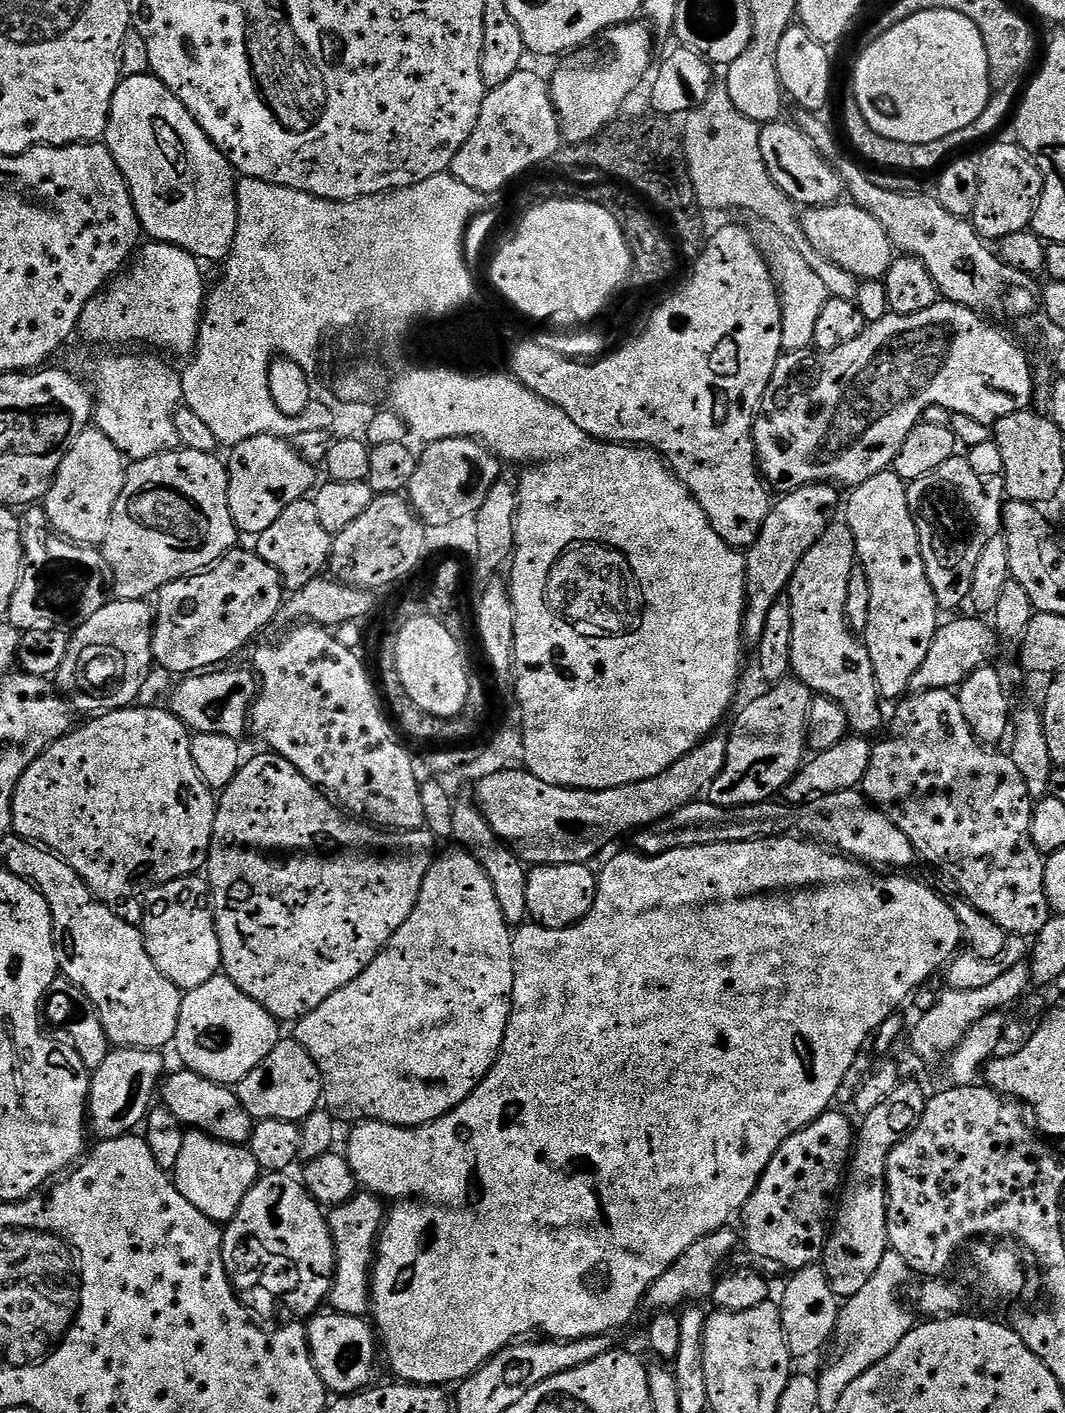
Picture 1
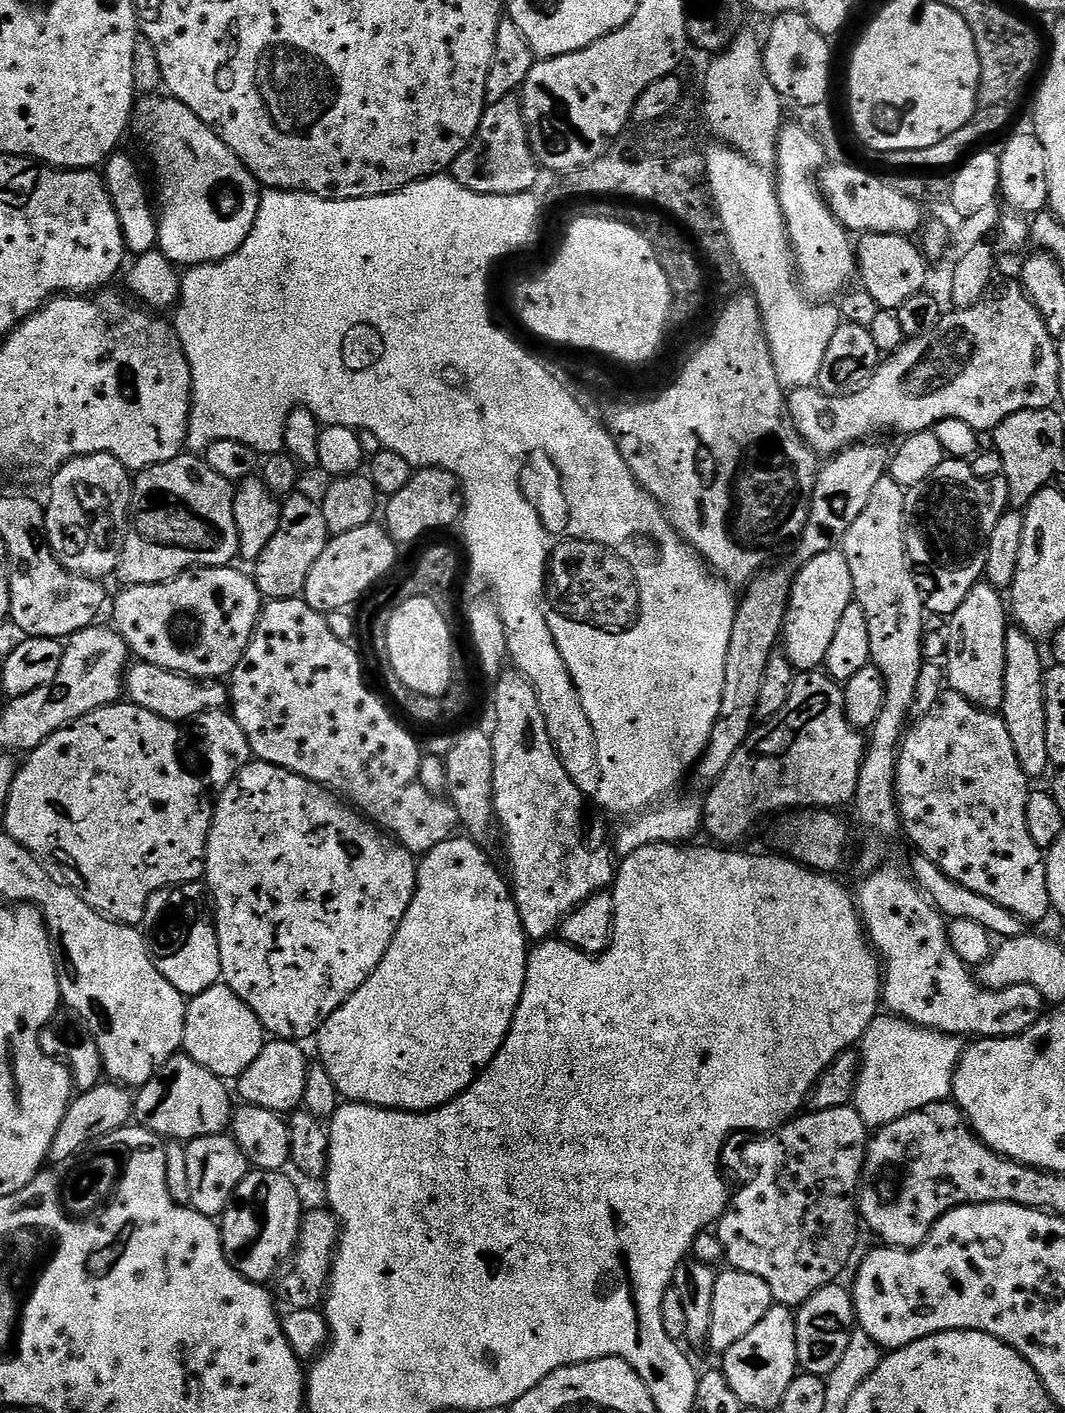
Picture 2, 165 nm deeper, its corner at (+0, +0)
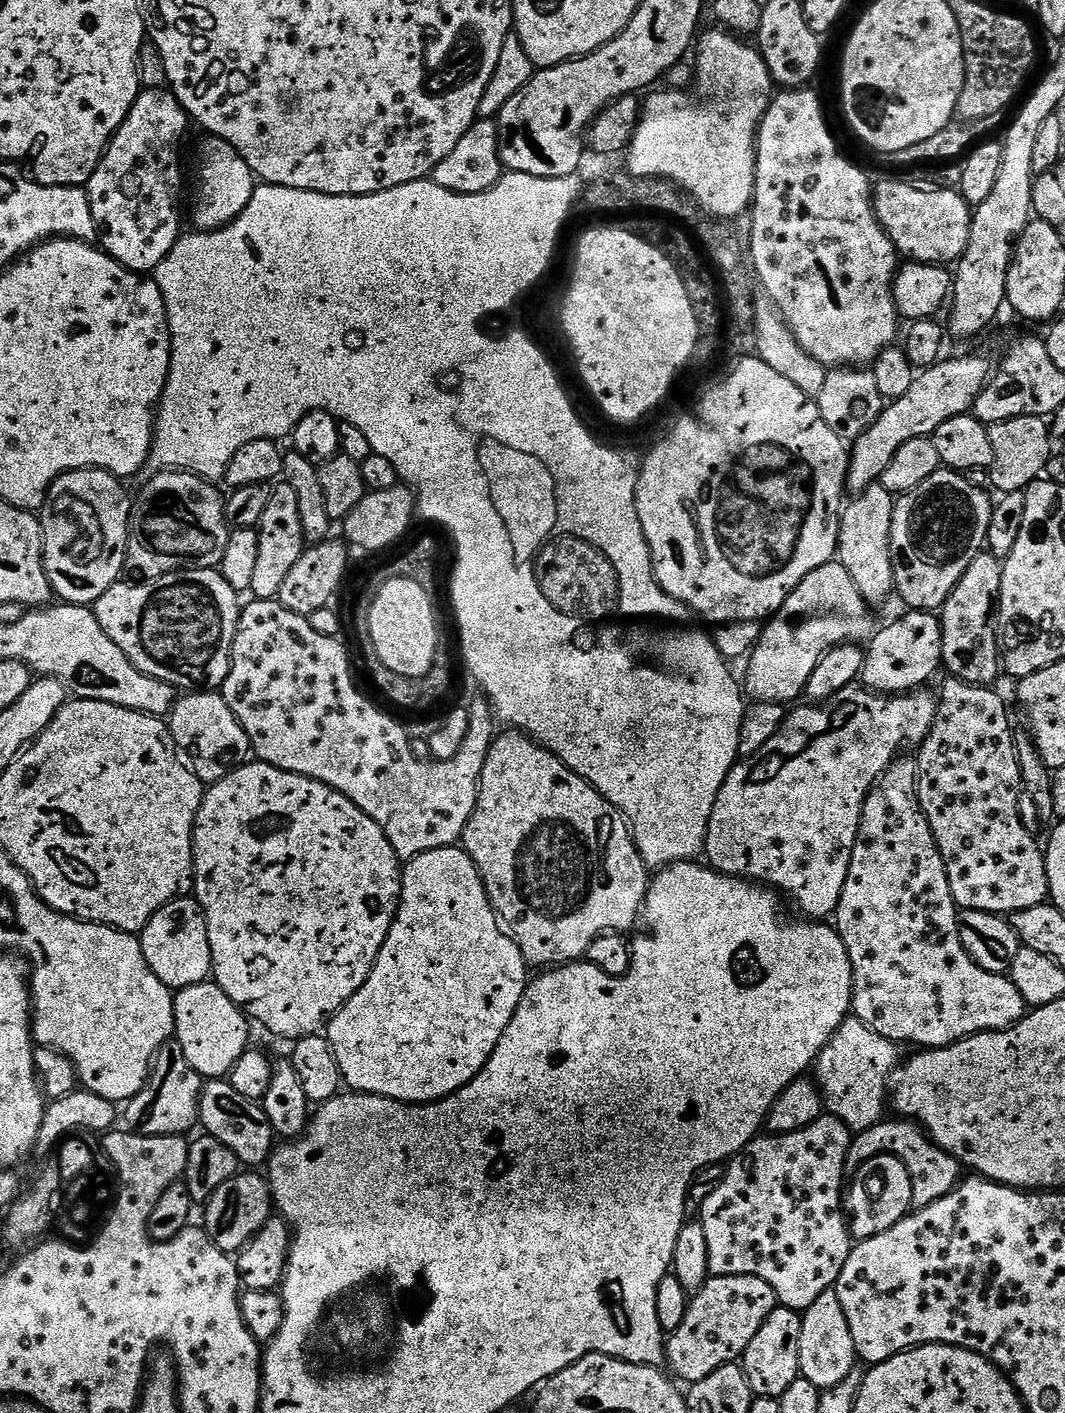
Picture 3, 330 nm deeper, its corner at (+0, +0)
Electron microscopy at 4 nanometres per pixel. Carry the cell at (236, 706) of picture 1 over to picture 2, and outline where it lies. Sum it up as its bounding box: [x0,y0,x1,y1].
[123,662,229,725]

